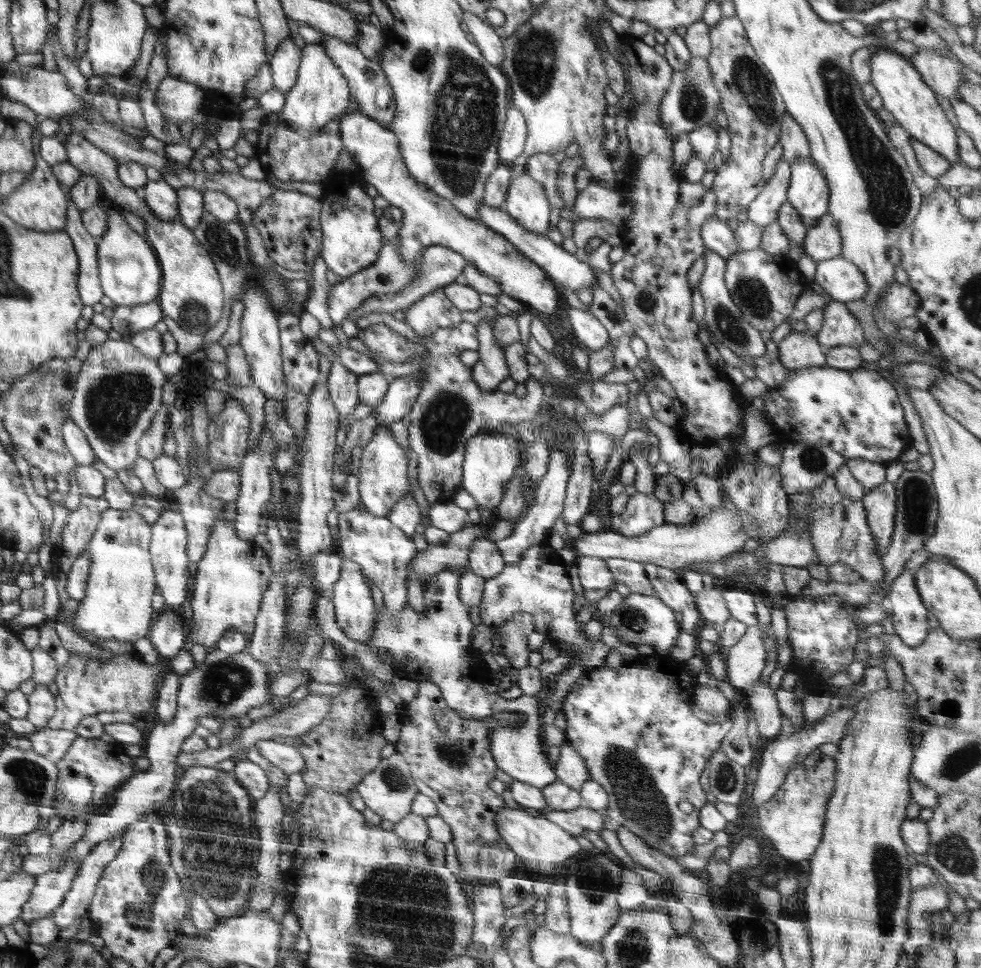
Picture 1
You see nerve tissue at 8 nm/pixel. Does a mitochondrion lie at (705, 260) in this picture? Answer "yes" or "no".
no

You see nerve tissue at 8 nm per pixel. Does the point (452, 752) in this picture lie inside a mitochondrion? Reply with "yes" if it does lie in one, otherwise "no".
yes

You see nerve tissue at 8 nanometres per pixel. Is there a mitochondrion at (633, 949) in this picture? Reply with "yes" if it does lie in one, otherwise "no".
yes

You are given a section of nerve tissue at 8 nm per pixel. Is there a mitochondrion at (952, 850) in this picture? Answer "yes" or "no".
yes

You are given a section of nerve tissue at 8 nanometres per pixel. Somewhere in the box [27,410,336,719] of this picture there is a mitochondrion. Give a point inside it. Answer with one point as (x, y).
(226, 682)

